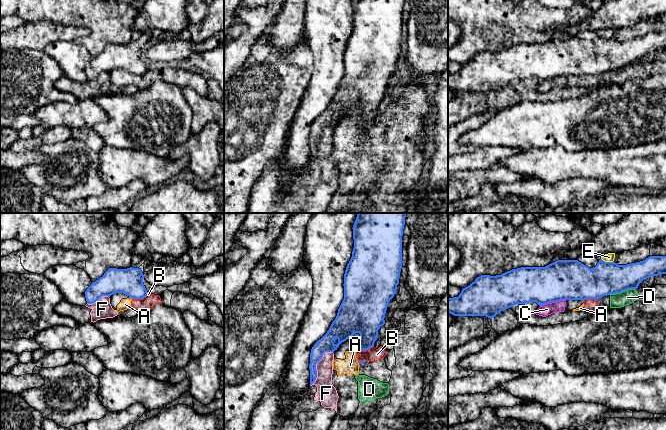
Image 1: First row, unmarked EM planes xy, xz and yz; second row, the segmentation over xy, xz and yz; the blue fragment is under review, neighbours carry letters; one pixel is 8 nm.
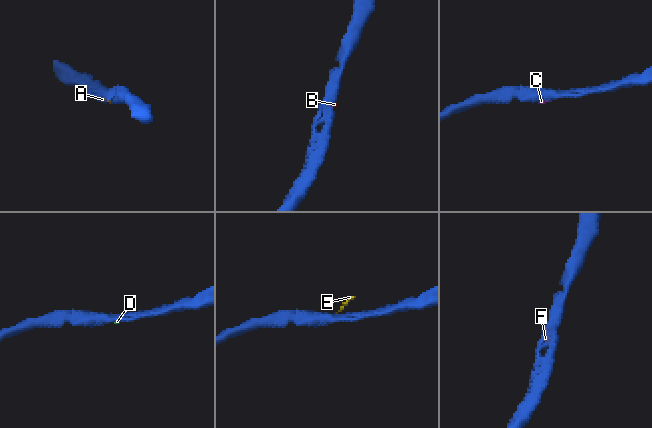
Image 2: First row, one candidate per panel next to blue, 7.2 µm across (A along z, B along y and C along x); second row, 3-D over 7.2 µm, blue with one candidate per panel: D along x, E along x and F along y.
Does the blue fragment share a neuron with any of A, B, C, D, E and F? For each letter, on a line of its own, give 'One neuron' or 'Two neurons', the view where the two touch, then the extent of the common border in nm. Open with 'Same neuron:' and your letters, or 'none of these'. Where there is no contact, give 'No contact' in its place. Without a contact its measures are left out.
Same neuron: none of these
A: Two neurons. Touches blue in xy. Shared border 30 nm
B: Two neurons. Touches blue in xy. Shared border 140 nm
C: Two neurons. Touches blue in yz. Shared border 220 nm
D: Two neurons. Touches blue in yz. Shared border 220 nm
E: Two neurons. Touches blue in yz. Shared border 110 nm
F: Two neurons. Touches blue in xz. Shared border 340 nm

